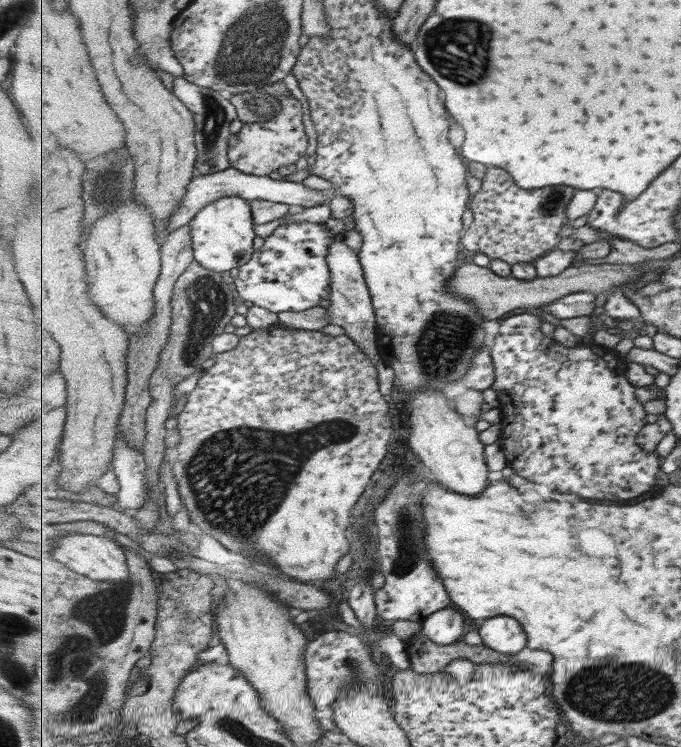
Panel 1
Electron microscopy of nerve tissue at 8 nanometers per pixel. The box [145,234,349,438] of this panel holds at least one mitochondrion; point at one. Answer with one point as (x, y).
(209, 299)

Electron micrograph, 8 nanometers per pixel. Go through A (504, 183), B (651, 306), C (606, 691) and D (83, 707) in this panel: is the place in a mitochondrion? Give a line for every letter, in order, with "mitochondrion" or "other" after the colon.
A: other
B: other
C: mitochondrion
D: mitochondrion

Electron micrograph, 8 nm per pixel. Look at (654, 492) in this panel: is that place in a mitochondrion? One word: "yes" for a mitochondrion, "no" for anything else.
no

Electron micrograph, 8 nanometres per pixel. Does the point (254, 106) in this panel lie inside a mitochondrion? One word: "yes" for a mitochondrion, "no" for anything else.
yes

